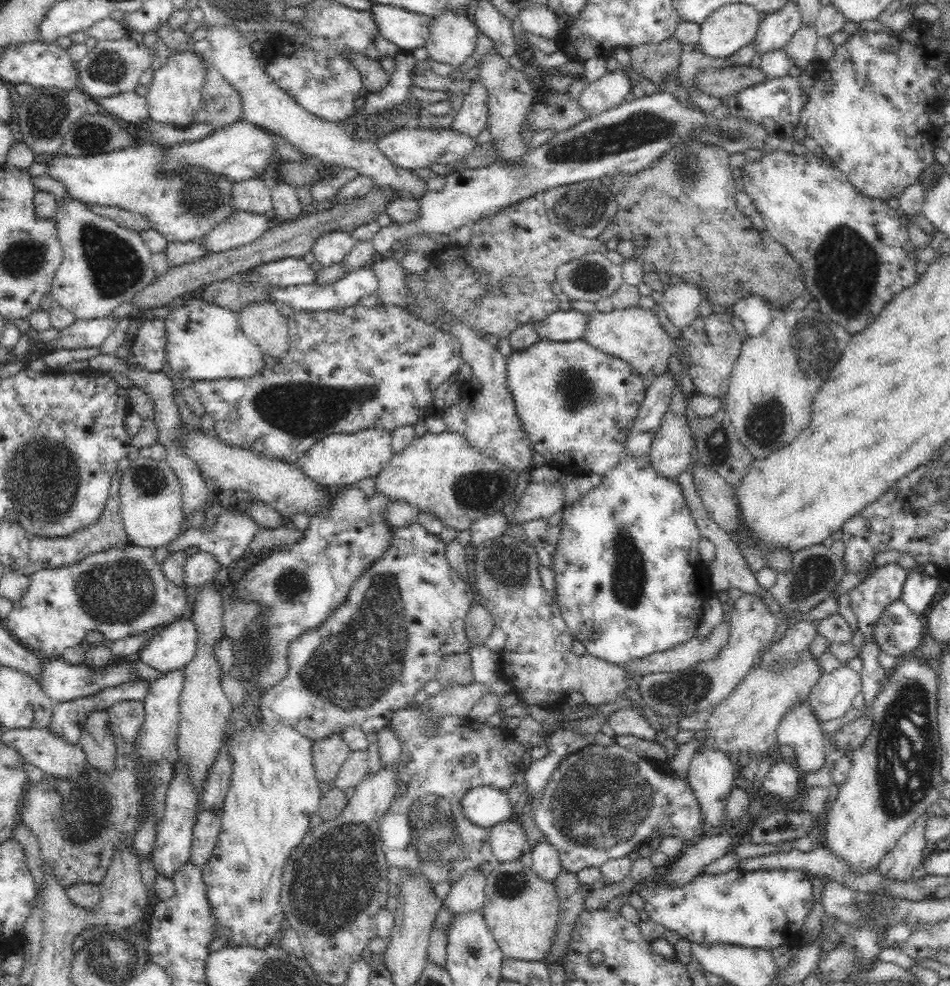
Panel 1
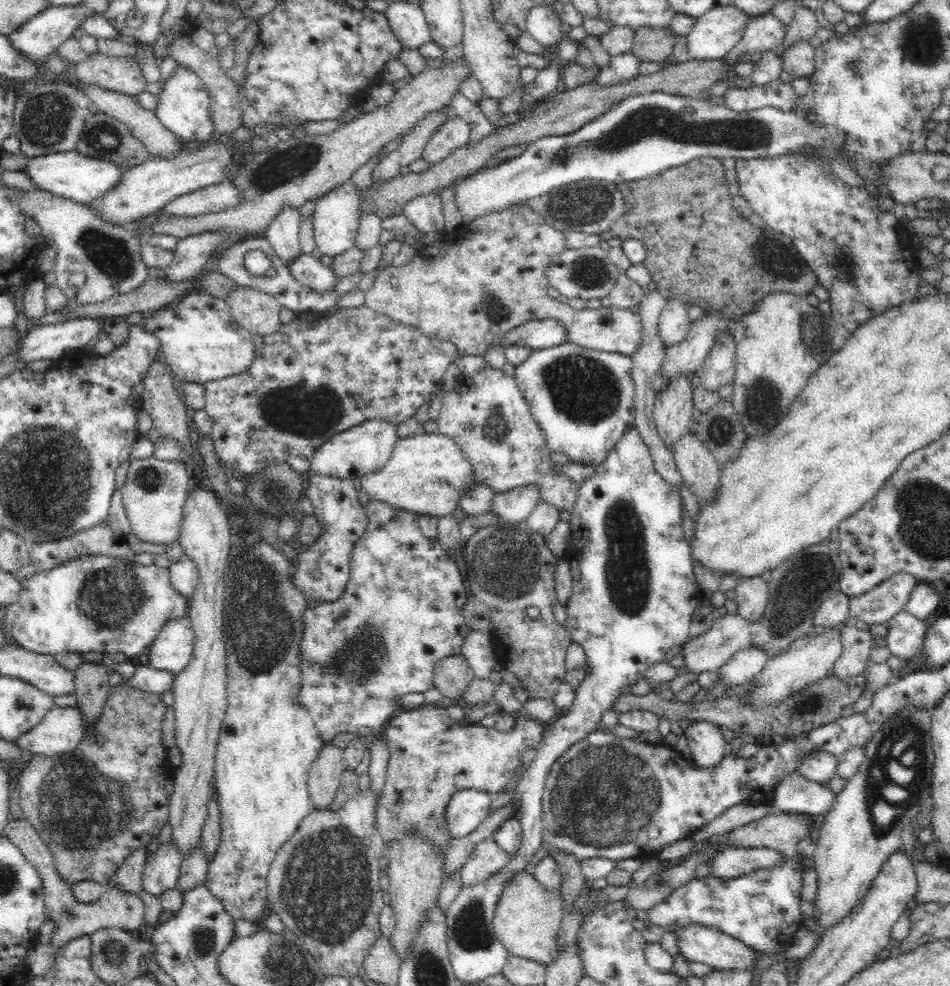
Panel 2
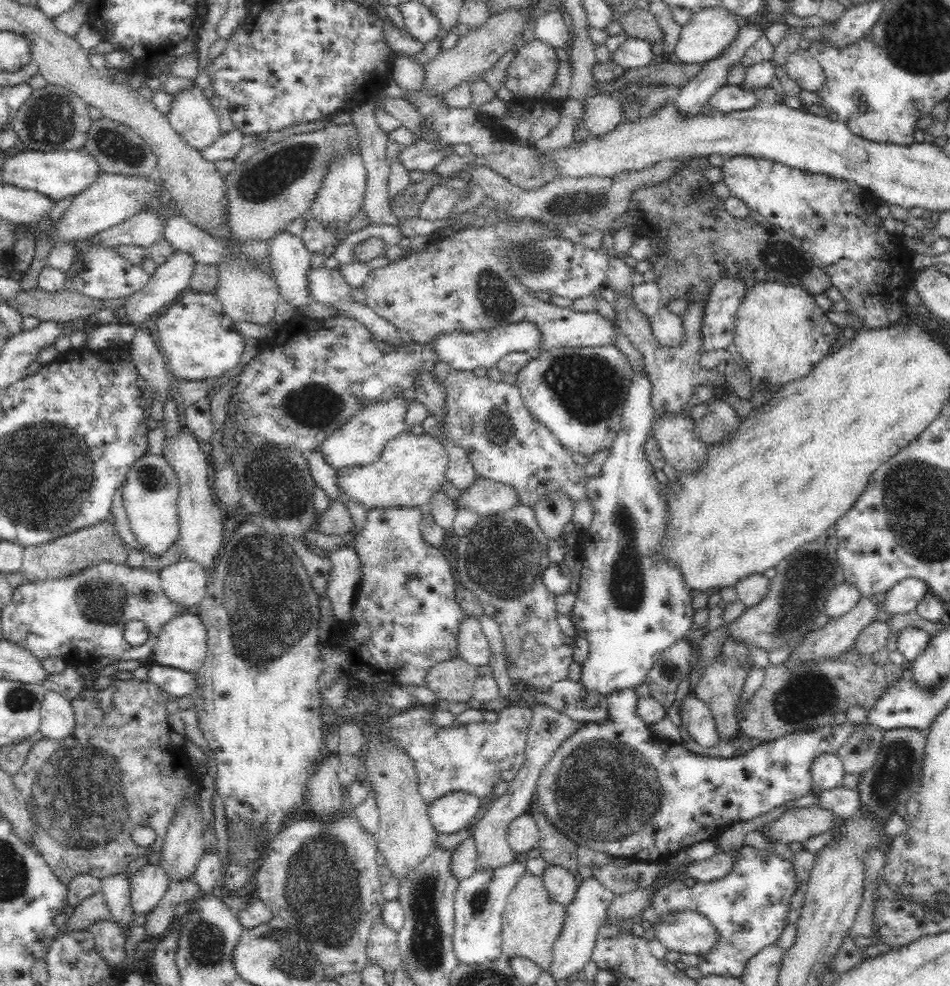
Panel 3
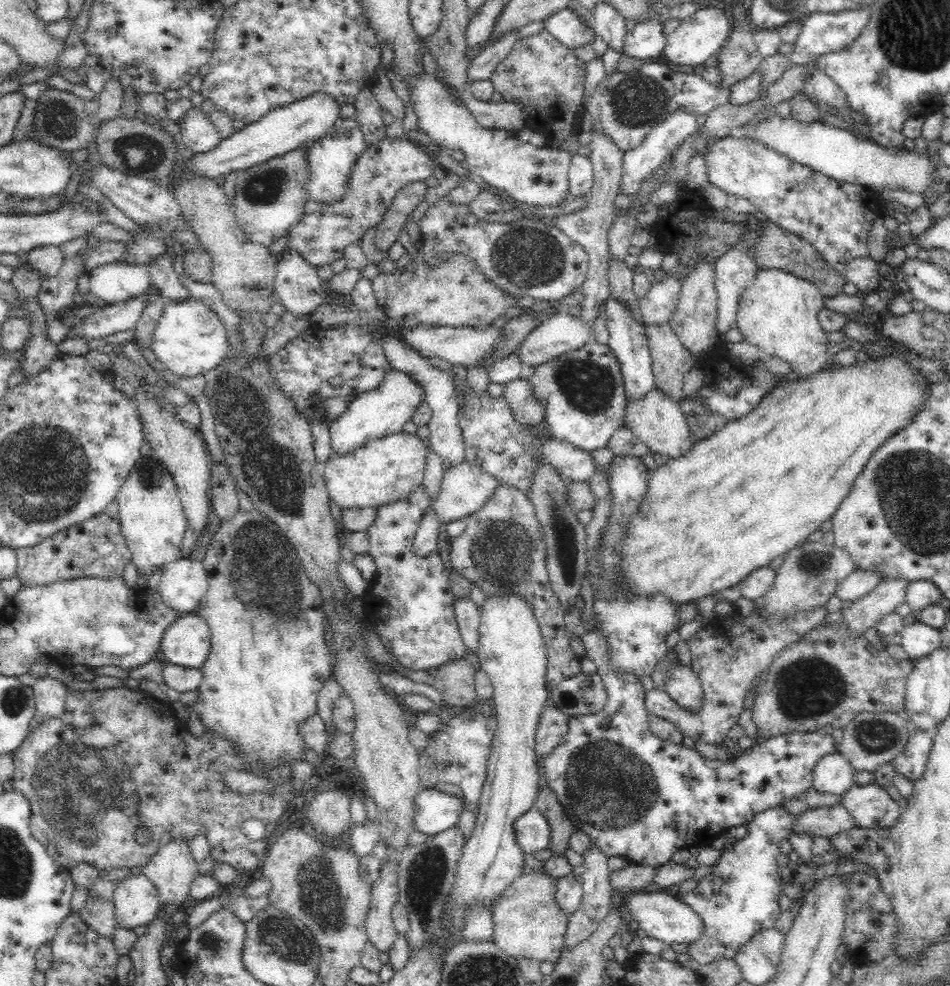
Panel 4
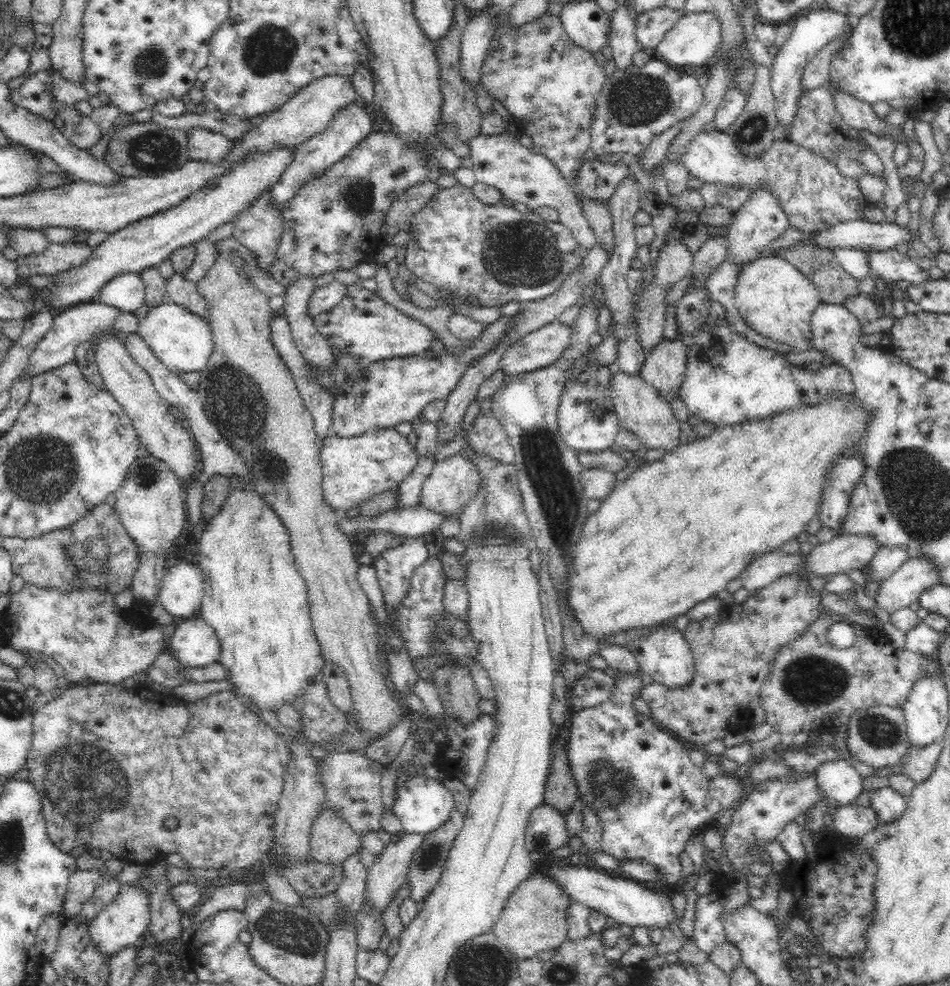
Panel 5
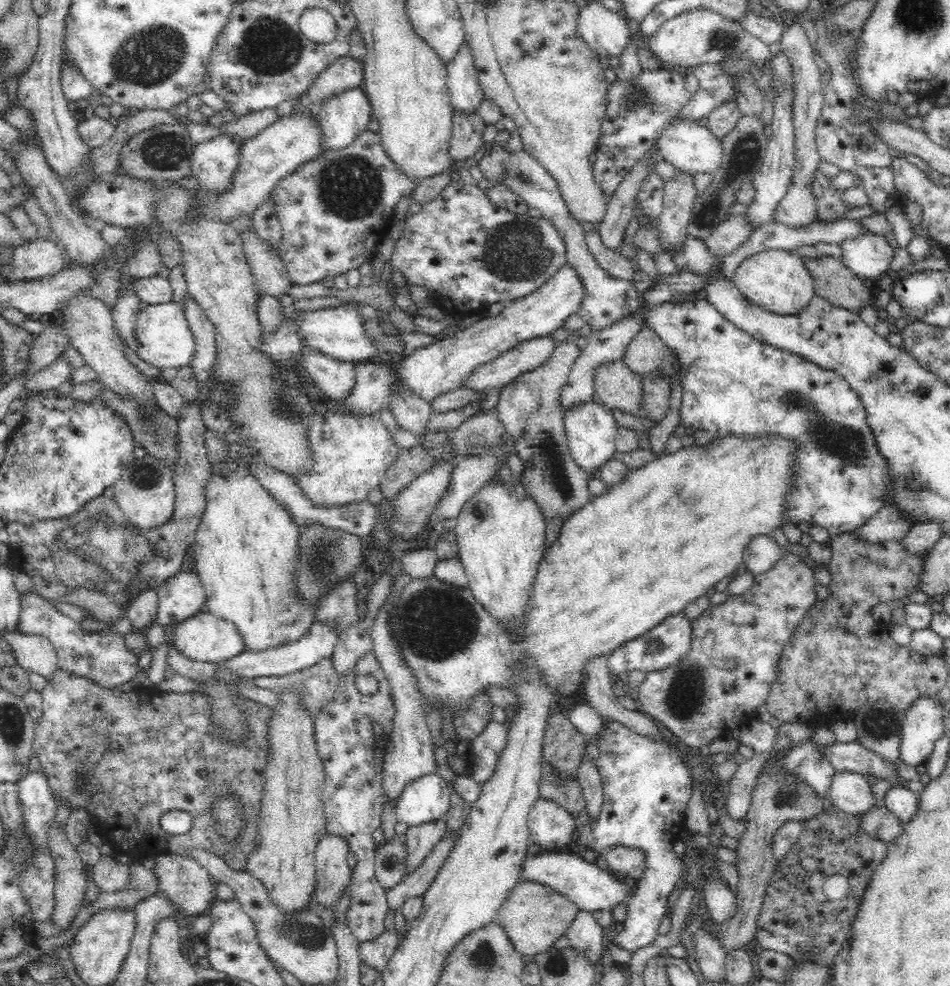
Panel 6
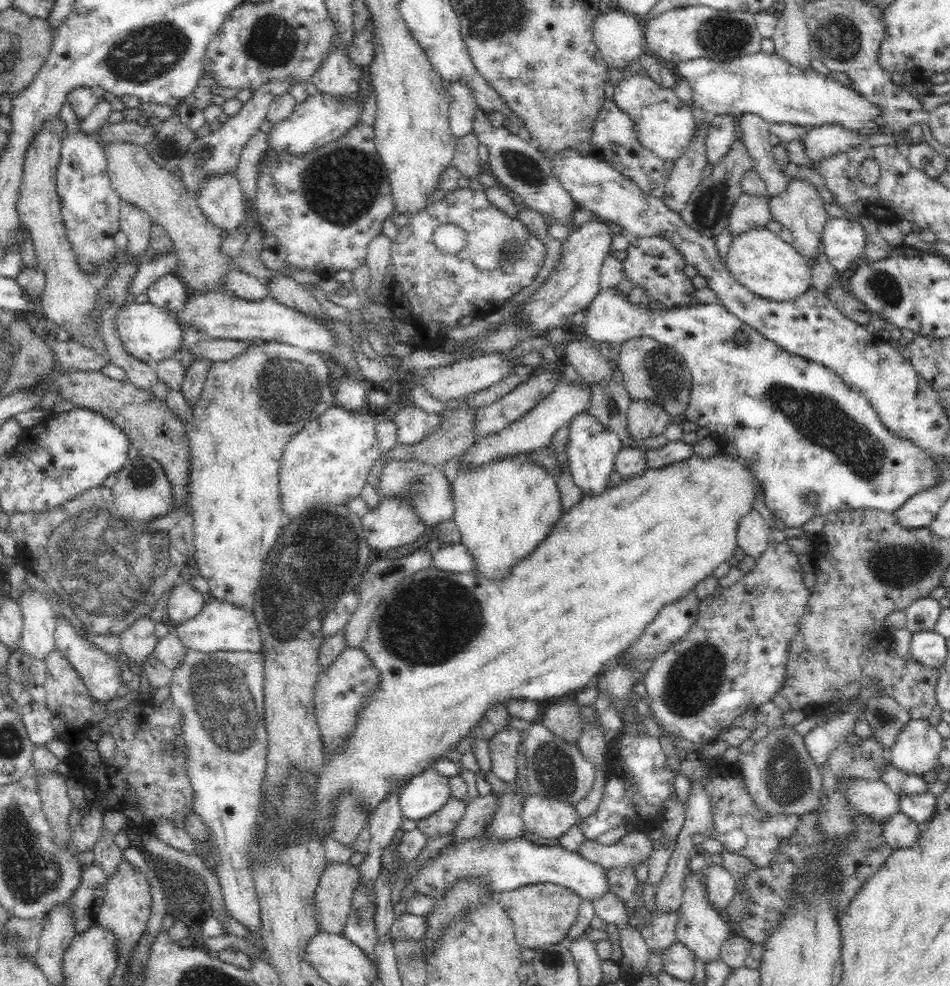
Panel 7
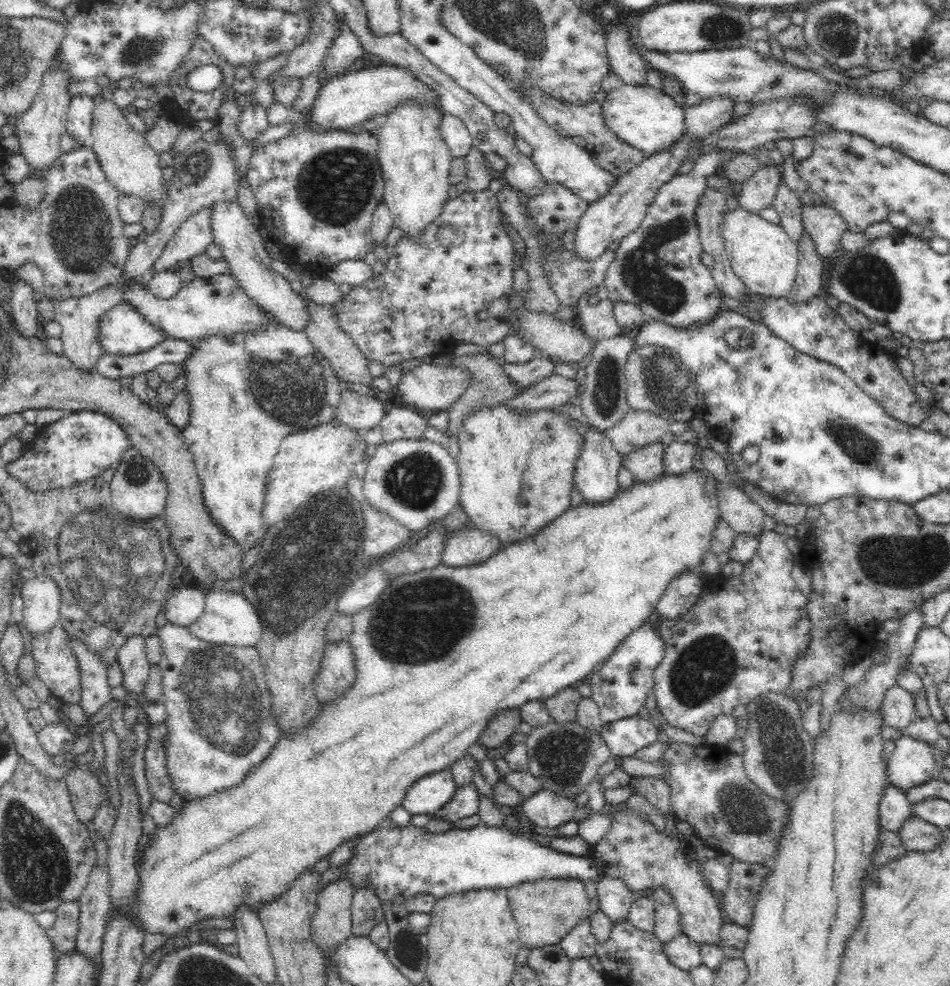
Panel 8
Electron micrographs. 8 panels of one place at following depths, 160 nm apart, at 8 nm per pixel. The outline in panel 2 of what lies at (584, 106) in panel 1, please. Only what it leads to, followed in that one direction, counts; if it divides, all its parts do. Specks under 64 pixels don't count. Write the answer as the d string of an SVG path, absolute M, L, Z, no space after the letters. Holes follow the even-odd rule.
M632 51L611 56L609 64L599 68L593 82L596 83L596 87L600 88L622 85L631 81L637 75L639 65L640 61Z

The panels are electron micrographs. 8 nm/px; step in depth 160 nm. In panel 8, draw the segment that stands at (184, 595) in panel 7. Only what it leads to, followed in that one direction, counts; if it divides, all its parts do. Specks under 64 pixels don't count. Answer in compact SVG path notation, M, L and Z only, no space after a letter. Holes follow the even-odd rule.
M180 588L172 593L172 598L166 601L163 612L169 623L176 626L188 626L194 623L203 614L205 607L206 589Z

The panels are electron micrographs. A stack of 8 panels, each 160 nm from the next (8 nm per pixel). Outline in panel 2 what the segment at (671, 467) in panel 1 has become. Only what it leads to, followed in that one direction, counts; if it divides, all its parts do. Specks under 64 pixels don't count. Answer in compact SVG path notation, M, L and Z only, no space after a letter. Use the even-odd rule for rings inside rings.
M678 376L668 382L668 386L658 393L654 404L654 419L658 436L668 449L672 450L676 441L690 430L690 422L696 418L693 408L691 376Z

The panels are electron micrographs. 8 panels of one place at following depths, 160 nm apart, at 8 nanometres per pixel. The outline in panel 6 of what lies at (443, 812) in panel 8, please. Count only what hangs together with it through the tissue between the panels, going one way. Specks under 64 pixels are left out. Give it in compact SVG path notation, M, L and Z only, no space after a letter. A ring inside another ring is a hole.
M440 818L438 822L408 828L403 837L406 850L405 867L407 874L412 873L445 836L446 826L445 820Z

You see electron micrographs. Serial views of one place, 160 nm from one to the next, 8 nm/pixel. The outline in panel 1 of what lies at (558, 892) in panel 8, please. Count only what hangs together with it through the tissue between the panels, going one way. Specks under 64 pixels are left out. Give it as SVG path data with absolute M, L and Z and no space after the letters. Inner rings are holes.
M519 861L506 862L500 863L487 876L484 893L480 911L503 957L527 962L543 961L552 947L558 926L560 905L554 882L543 880Z

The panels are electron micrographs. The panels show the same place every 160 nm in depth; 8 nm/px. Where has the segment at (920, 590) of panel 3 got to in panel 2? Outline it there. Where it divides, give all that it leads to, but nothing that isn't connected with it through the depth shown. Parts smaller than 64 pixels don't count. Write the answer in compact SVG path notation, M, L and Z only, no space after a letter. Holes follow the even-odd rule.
M896 572L884 580L880 580L880 584L874 586L860 596L850 596L848 598L849 619L854 622L862 621L868 625L886 624L890 618L893 618L900 610L905 609L908 596L912 592L918 579L906 572Z

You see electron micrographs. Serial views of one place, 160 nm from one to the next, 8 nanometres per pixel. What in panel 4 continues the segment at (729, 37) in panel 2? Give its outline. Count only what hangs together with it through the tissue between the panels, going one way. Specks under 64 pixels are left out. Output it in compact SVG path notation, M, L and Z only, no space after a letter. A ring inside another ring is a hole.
M715 5L698 9L688 18L681 20L676 30L667 37L667 43L663 50L664 56L679 66L694 66L701 69L710 56L720 52L730 36L733 22L724 11L724 7Z

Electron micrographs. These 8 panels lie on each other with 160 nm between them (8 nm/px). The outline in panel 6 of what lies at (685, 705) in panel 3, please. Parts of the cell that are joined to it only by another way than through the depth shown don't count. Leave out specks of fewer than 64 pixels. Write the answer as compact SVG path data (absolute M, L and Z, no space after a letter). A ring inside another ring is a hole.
M683 613L676 614L666 618L664 622L660 622L638 638L624 642L620 648L612 650L608 657L610 680L612 674L619 675L620 672L640 670L649 673L675 665L690 650L692 636L690 624Z

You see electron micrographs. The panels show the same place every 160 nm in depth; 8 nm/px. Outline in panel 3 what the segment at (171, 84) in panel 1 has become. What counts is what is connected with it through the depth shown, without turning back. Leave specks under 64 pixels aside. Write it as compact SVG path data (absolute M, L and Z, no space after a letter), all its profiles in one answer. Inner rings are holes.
M196 83L172 95L170 110L166 112L166 118L175 132L192 148L202 150L214 144L221 136L219 118L211 103L212 100L204 95L204 88L200 88Z

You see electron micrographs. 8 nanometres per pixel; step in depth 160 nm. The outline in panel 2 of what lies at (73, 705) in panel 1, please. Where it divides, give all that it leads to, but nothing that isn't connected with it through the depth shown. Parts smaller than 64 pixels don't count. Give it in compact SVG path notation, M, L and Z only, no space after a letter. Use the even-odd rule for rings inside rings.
M141 665L135 667L135 672L130 678L121 679L121 683L134 687L140 691L148 693L162 694L166 690L173 688L174 673L168 671L156 670L150 665Z

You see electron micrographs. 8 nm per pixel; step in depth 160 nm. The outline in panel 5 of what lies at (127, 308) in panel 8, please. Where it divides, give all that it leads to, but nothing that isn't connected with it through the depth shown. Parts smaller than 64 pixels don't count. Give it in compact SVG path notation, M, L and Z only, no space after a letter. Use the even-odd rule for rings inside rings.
M172 302L150 308L144 319L139 320L138 335L153 351L156 359L172 373L201 372L208 366L214 353L214 336L209 320Z

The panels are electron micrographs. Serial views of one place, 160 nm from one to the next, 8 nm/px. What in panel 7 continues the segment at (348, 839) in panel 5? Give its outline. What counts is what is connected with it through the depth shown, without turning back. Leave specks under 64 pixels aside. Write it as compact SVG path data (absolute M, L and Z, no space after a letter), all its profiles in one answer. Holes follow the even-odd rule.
M328 862L324 867L324 873L319 879L318 887L315 889L315 919L318 928L324 932L340 935L343 932L348 914L350 914L350 900L354 893L354 888L359 884L359 869L348 863Z

